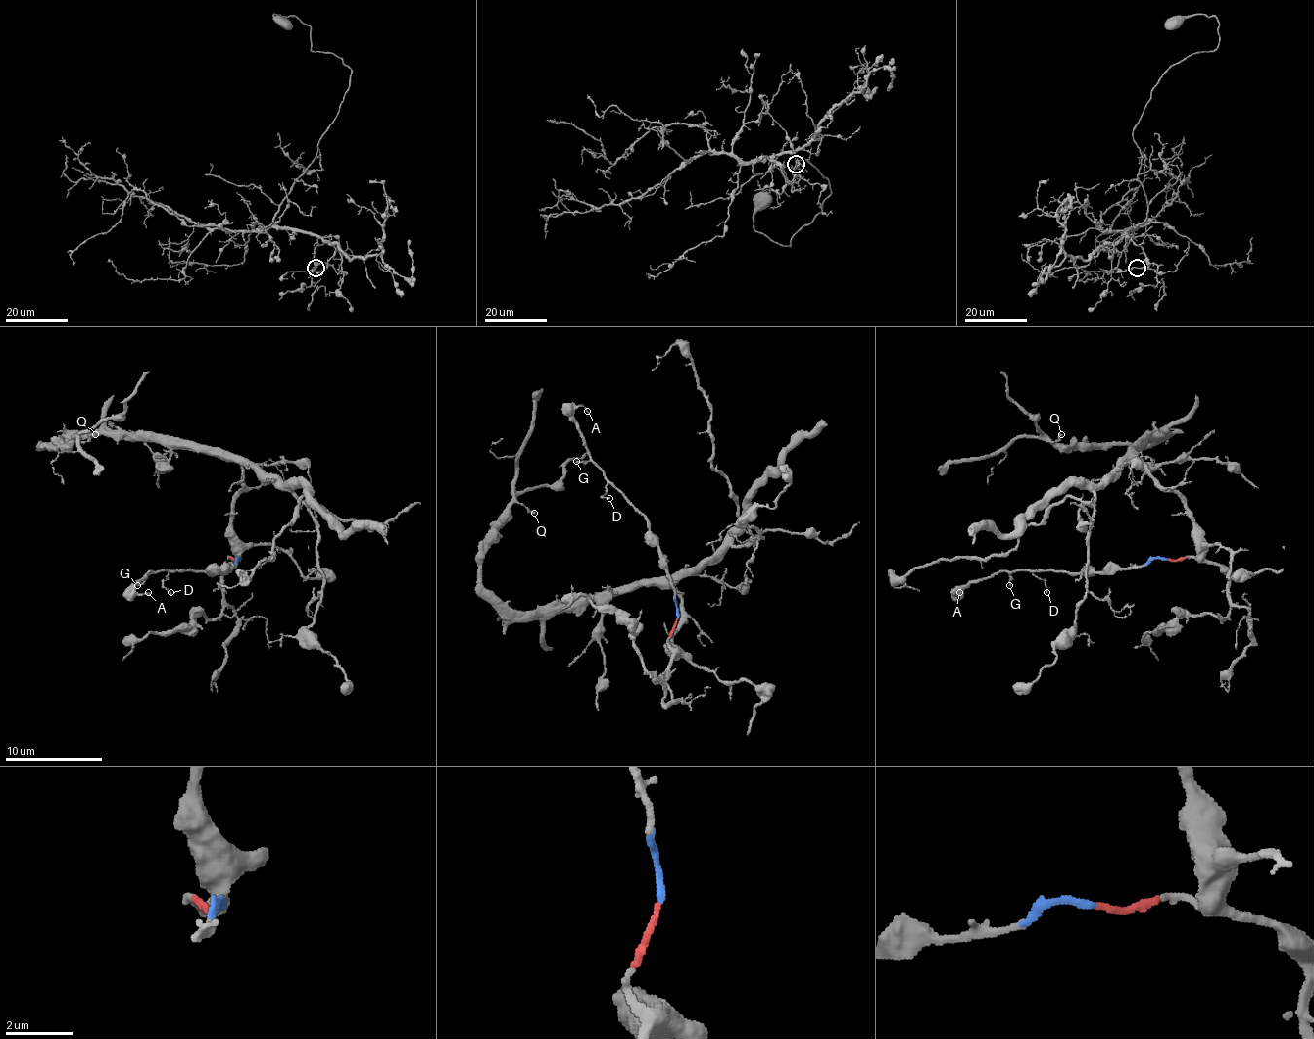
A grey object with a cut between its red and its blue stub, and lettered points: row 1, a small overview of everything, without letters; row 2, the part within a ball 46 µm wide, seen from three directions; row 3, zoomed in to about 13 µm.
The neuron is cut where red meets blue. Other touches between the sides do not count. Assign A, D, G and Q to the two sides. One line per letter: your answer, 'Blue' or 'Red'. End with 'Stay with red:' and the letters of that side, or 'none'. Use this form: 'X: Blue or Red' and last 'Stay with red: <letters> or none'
A: Blue
D: Blue
G: Blue
Q: Red
Stay with red: Q

